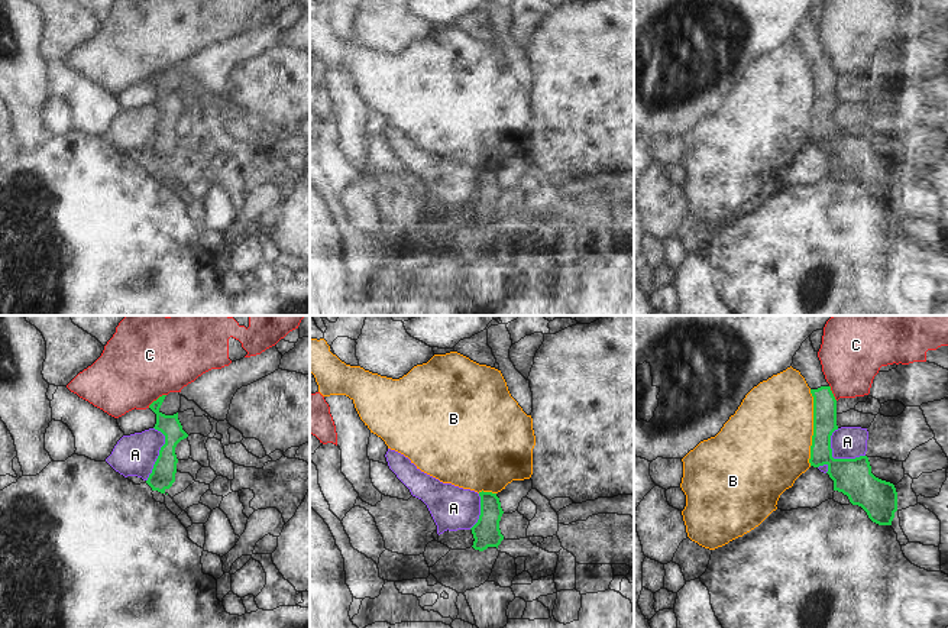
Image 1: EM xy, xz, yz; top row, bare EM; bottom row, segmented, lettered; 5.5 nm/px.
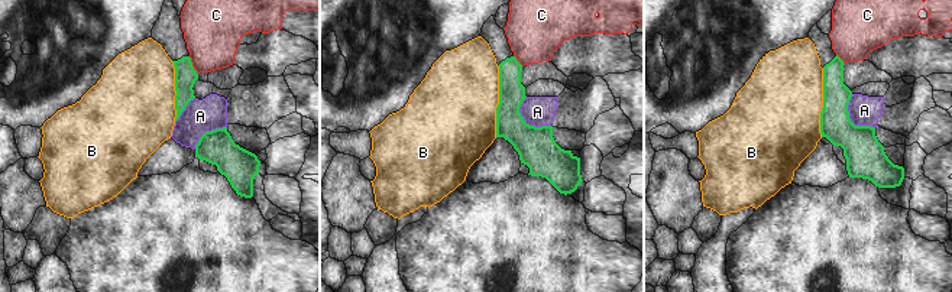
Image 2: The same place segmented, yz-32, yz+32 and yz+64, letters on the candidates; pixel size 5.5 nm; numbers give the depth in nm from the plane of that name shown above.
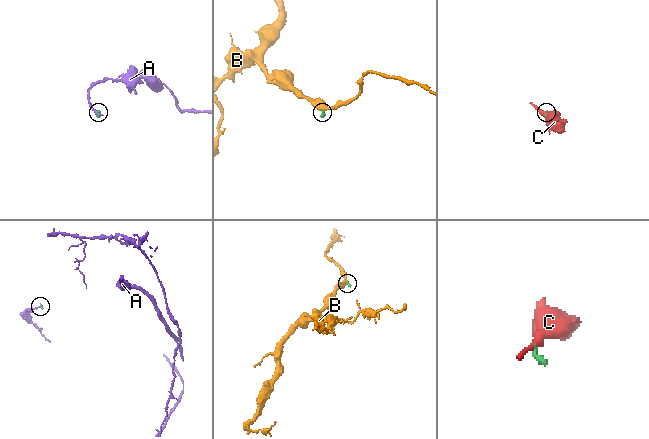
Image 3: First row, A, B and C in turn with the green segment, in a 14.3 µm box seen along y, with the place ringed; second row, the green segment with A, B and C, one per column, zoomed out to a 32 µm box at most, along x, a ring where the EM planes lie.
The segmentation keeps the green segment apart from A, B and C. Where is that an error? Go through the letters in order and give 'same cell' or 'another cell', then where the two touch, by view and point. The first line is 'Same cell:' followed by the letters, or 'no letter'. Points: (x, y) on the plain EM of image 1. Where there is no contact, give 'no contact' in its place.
Same cell: no letter
A: another cell; contact yz (837, 135)
B: another cell; contact yz (814, 103)
C: another cell; contact xy (158, 74)

